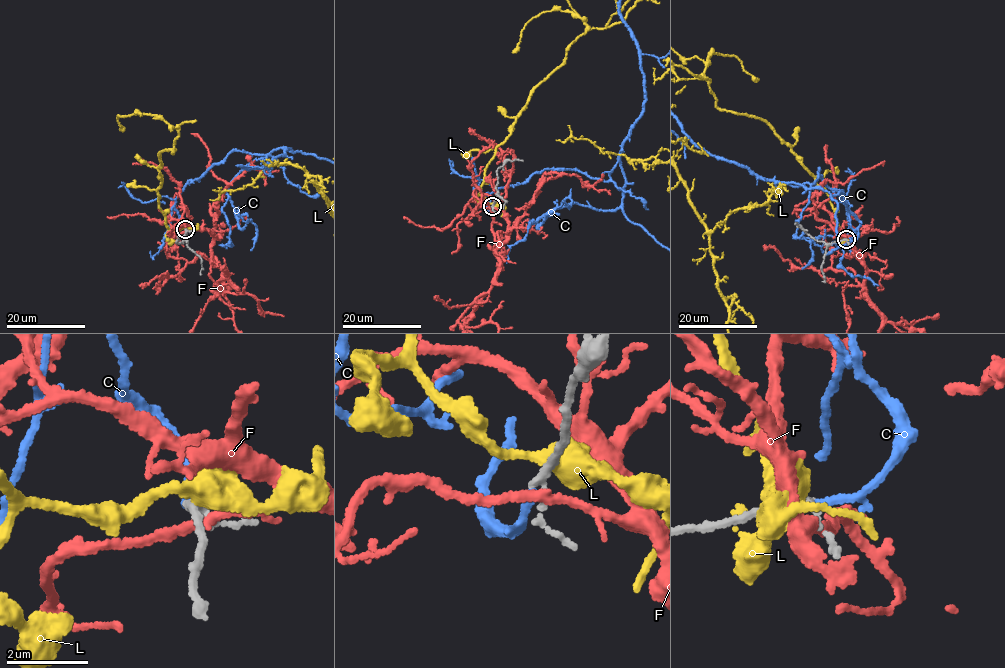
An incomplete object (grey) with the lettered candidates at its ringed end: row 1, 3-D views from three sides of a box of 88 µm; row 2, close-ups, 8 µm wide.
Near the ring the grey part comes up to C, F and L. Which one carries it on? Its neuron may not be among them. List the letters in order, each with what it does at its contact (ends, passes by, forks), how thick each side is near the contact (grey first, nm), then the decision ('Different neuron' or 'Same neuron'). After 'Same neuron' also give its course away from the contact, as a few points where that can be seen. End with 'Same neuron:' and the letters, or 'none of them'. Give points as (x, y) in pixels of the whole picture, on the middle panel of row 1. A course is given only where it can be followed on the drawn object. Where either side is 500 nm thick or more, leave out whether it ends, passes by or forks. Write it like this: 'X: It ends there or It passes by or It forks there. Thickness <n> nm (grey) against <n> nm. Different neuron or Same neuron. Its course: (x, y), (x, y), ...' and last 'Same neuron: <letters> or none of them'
C: It passes by. Thickness 170 nm (grey) against 130 nm. Same neuron
F: It passes by. Thickness 150 nm (grey) against 220 nm. Different neuron
L: It passes by. Thickness 180 nm (grey) against 460 nm. Different neuron
Same neuron: C

